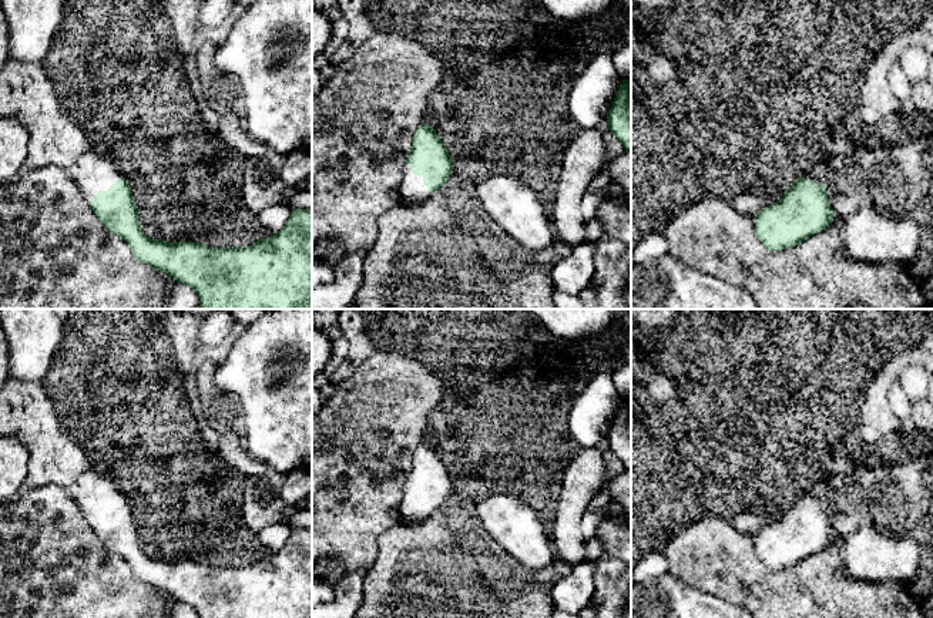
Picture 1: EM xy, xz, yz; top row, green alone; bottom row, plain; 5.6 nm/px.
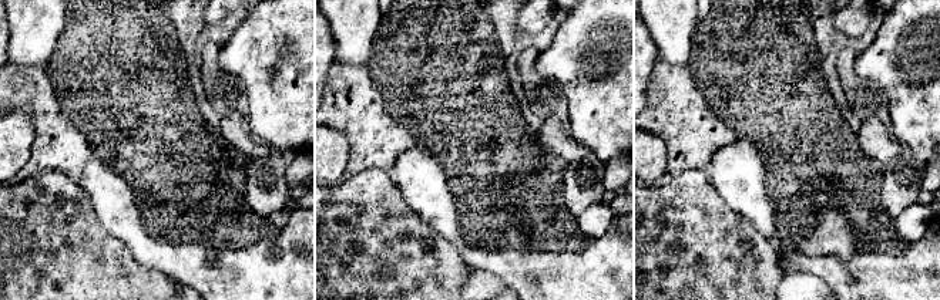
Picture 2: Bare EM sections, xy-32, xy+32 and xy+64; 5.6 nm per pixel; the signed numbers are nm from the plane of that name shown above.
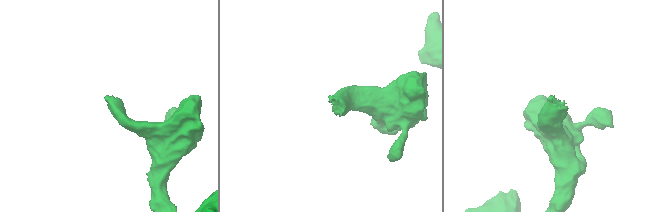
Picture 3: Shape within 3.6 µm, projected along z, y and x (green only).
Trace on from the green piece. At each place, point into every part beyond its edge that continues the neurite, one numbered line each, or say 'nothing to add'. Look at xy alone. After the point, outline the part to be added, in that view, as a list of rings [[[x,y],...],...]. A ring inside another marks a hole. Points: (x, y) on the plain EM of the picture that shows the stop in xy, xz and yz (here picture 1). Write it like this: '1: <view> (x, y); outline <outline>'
1: xy (93, 491); outline [[[91,467],[73,484],[70,497],[77,503],[85,520],[90,521],[100,510],[107,510],[124,494],[113,477]]]

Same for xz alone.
1: xz (412, 506); outline [[[405,483],[403,486],[403,496],[402,496],[399,511],[402,517],[410,518],[416,524],[430,517],[429,507],[423,503],[423,496],[415,494],[412,491],[410,483]]]

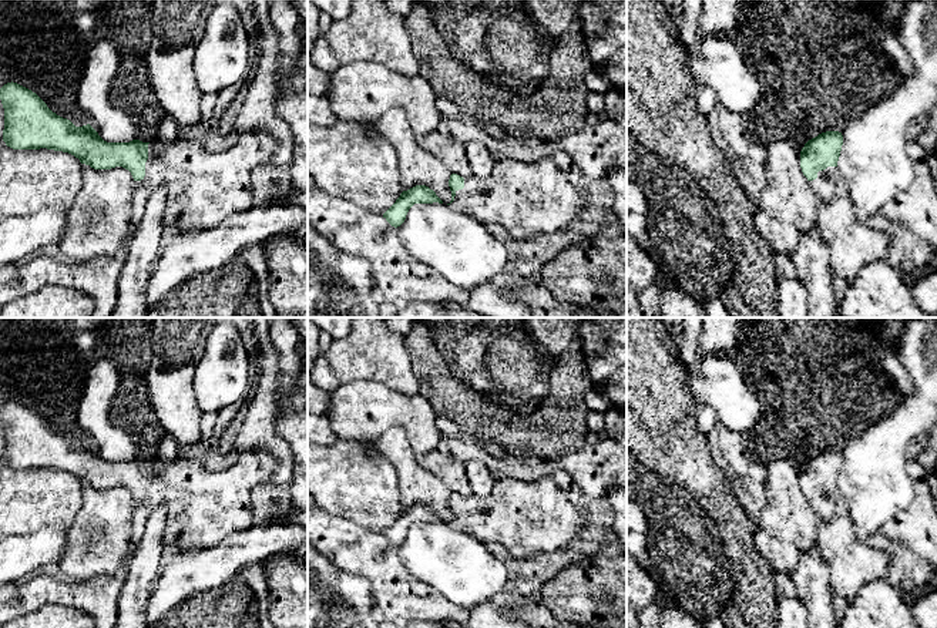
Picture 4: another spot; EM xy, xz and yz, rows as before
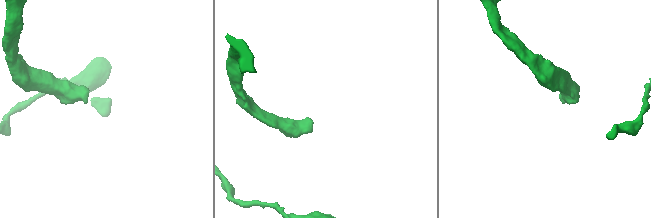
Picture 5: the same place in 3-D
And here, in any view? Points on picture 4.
1: xy (201, 507); outline [[[253,449],[225,471],[212,473],[195,460],[179,459],[162,470],[148,463],[145,496],[135,506],[165,507],[164,547],[201,550],[251,528],[251,493],[271,481],[278,459]]]

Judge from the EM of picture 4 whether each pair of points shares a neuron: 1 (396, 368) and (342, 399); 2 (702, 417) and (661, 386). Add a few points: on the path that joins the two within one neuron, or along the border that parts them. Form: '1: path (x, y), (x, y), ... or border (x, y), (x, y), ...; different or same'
1: border (341, 383), (376, 380), (403, 393); different
2: border (697, 406), (697, 427), (707, 436); different

